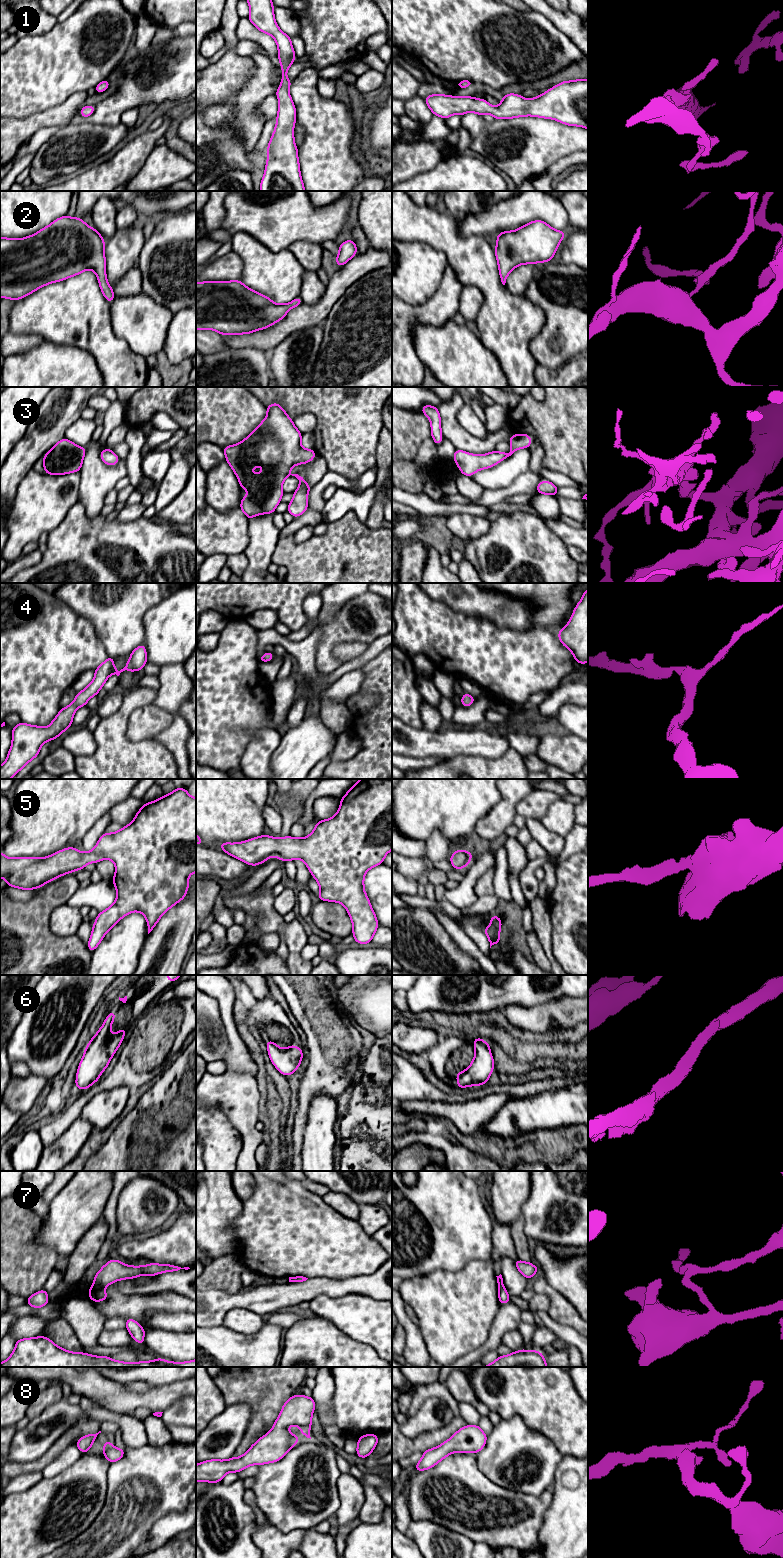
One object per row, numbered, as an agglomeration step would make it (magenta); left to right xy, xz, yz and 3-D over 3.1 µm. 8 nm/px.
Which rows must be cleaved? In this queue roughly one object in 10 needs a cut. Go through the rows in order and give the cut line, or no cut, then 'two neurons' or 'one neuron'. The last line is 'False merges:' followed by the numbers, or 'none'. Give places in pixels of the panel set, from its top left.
1: no cut | one neuron
2: no cut | one neuron
3: no cut | one neuron
4: no cut | one neuron
5: no cut | one neuron
6: no cut | one neuron
7: xy (94, 1282), (103, 1288) | two neurons
8: no cut | one neuron
False merges: 7

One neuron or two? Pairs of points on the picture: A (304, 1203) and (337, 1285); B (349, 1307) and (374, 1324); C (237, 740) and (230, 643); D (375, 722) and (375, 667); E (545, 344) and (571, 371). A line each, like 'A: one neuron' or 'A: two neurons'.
A: two neurons
B: one neuron
C: one neuron
D: one neuron
E: two neurons

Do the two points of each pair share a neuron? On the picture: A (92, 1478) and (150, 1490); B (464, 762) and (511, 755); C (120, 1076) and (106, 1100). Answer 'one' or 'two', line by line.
A: two
B: one
C: two

